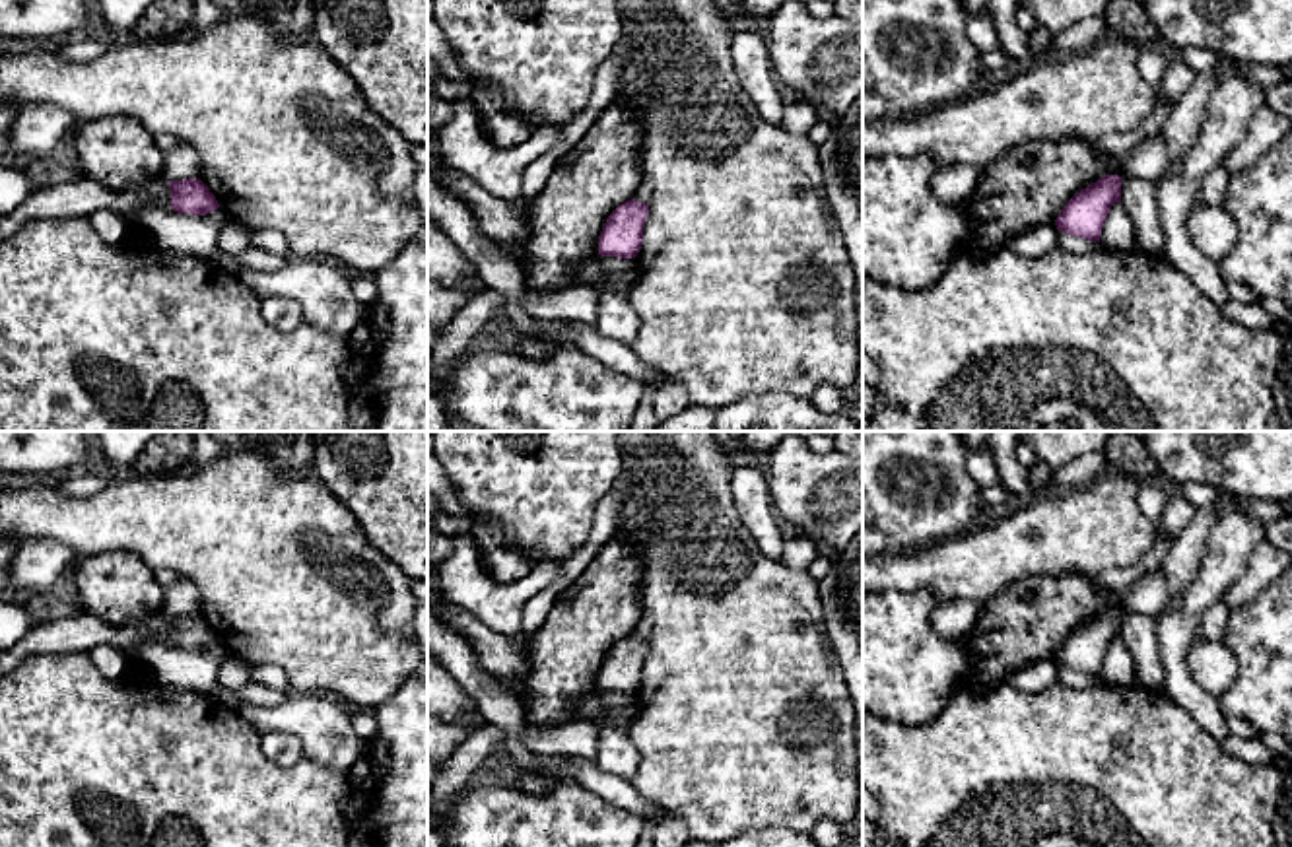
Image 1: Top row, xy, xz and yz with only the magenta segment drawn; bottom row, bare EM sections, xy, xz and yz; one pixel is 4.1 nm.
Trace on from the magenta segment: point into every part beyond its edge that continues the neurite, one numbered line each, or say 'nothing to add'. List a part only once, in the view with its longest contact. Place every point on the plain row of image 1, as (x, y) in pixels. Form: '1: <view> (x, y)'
nothing to add

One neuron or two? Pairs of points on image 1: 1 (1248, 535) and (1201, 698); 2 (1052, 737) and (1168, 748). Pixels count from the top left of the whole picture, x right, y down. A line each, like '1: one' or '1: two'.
1: one
2: one

